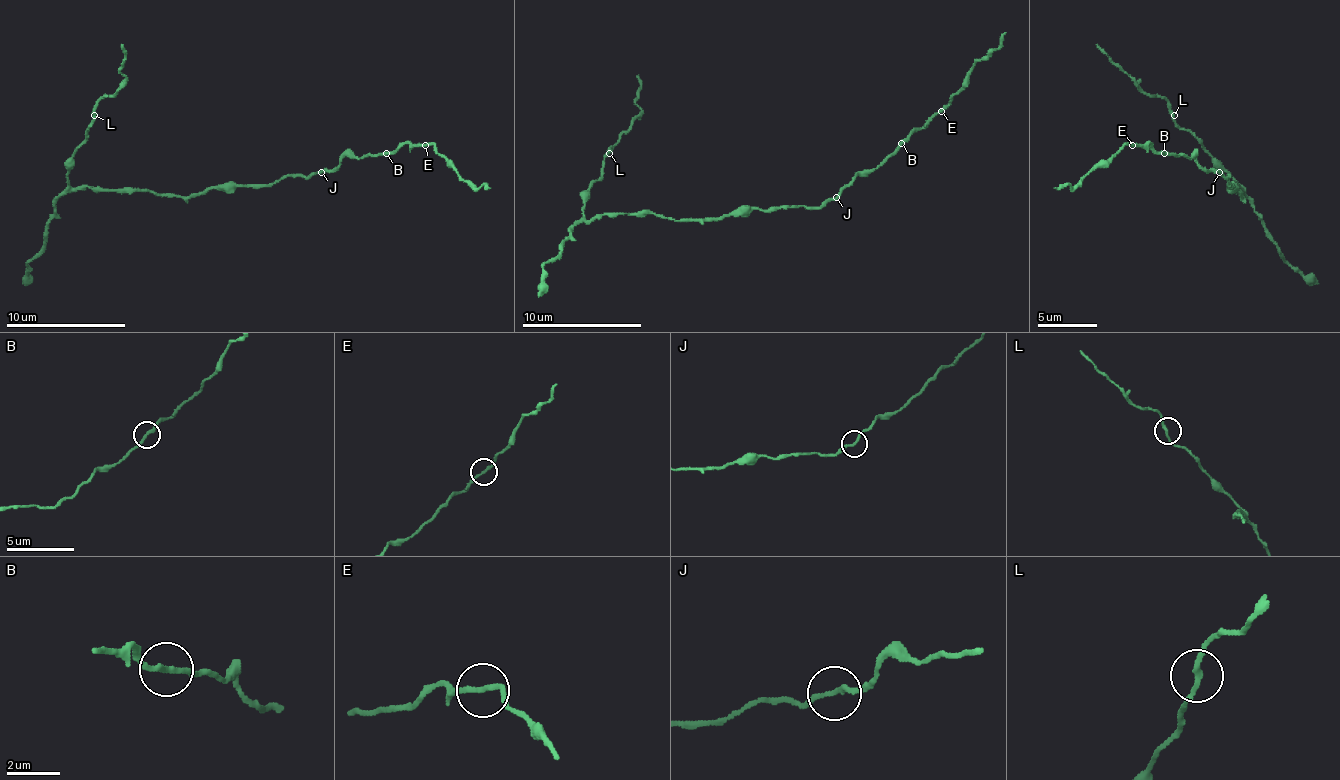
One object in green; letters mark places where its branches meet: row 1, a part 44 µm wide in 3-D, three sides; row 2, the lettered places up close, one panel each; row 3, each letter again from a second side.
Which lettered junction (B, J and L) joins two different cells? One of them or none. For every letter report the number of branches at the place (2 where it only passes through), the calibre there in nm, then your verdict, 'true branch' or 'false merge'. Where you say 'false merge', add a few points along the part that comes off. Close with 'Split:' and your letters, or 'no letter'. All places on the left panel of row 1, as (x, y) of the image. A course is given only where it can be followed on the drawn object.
B: 2 branches meet; 200 nm thick; false merge; foreign part runs (387, 154), (407, 142), (431, 145), (479, 187), (491, 187)
J: 2 branches meet; 200 nm thick; true branch
L: 2 branches meet; 200 nm thick; true branch
Split: B

